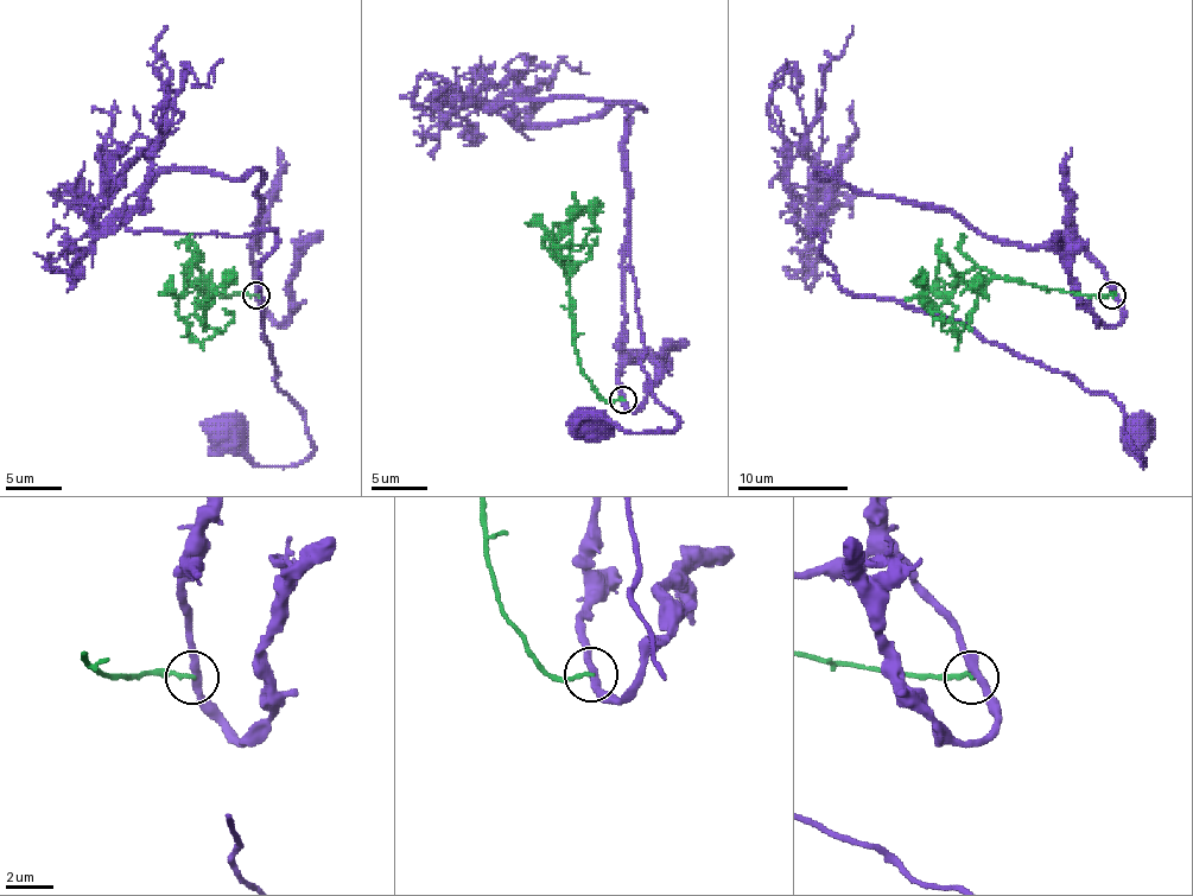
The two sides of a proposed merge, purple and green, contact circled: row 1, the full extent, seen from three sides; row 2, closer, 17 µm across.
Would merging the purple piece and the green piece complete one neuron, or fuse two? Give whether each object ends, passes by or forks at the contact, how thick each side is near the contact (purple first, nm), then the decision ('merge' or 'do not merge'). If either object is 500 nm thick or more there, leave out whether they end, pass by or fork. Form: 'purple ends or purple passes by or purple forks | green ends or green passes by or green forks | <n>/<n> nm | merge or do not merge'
purple passes by | green ends | 360/170 nm | do not merge

